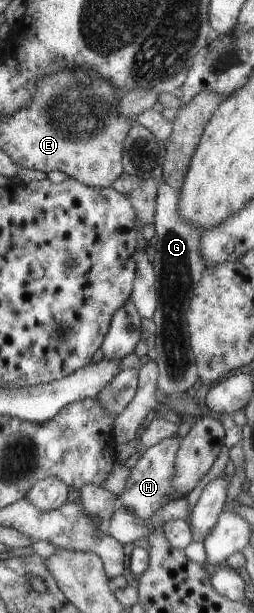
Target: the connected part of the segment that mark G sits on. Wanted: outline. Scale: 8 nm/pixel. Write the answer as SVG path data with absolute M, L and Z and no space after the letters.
M156 180L157 197L154 211L155 249L151 261L155 275L156 308L152 315L156 327L154 347L157 357L157 394L162 397L177 397L189 394L200 383L198 380L195 355L189 343L186 328L186 312L189 300L193 297L195 286L201 279L201 272L207 261L199 255L200 231L191 222L179 217L177 213L178 192L175 192L163 180Z

